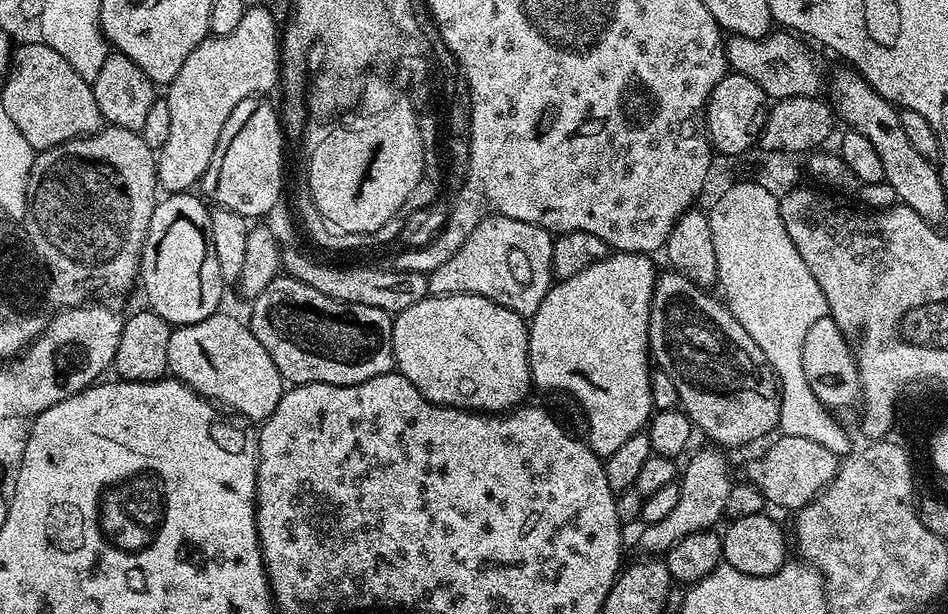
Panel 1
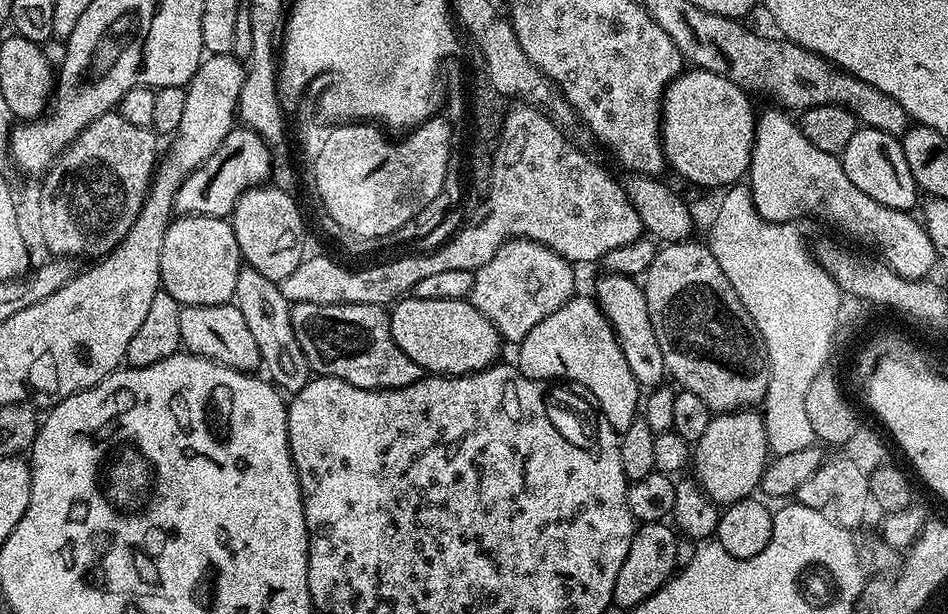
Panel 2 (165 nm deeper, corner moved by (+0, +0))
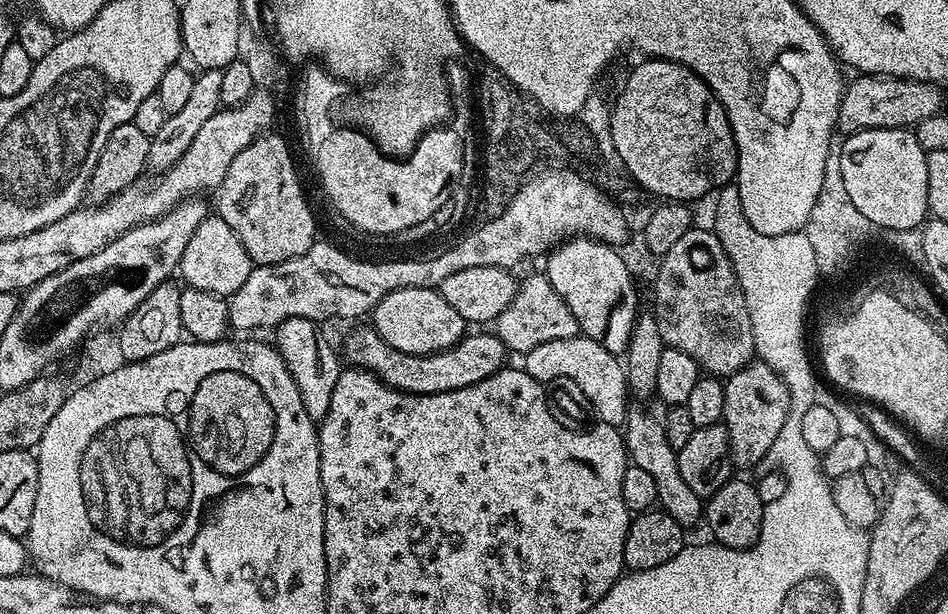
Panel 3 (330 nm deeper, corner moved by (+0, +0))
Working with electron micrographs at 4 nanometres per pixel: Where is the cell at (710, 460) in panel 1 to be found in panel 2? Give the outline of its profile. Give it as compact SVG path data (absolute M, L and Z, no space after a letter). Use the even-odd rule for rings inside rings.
M759 411L721 412L713 415L710 426L706 426L706 434L702 434L702 438L694 442L694 468L696 464L694 479L713 504L717 506L737 504L740 500L749 499L755 493L752 491L760 488L760 479L764 477L764 470L768 466L769 459L768 435L764 417Z

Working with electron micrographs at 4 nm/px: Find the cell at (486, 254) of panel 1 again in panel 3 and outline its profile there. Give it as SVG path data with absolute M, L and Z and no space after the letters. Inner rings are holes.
M547 275L528 276L516 289L516 297L502 310L502 314L494 321L494 334L504 344L509 353L523 354L542 346L542 342L554 342L562 338L574 338L581 335L574 314L570 314L570 306L558 298L554 286L550 286Z

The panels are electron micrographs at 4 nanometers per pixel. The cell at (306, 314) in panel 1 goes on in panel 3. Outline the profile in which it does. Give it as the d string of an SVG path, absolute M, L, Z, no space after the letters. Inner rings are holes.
M365 326L365 328L354 329L345 338L342 356L351 367L374 373L383 384L399 392L409 392L415 396L442 394L450 390L462 390L466 386L474 386L474 382L482 382L482 378L490 378L490 374L499 372L505 367L506 349L501 340L488 330L473 332L476 332L473 336L472 333L465 334L452 348L423 356L394 350L394 346L387 344L376 333L375 328Z

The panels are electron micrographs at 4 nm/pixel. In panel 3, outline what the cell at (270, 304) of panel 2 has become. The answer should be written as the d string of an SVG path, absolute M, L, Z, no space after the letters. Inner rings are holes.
M290 318L276 325L274 329L274 347L286 362L298 390L302 394L302 406L306 406L306 414L317 422L326 418L326 410L330 410L330 398L334 398L334 386L342 371L342 360L336 352L320 337L317 321L306 318Z

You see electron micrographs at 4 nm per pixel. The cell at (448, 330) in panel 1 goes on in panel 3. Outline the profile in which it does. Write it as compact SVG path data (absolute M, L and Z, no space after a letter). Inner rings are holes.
M403 288L386 294L372 309L370 324L394 350L423 356L452 348L466 334L466 321L435 288Z

